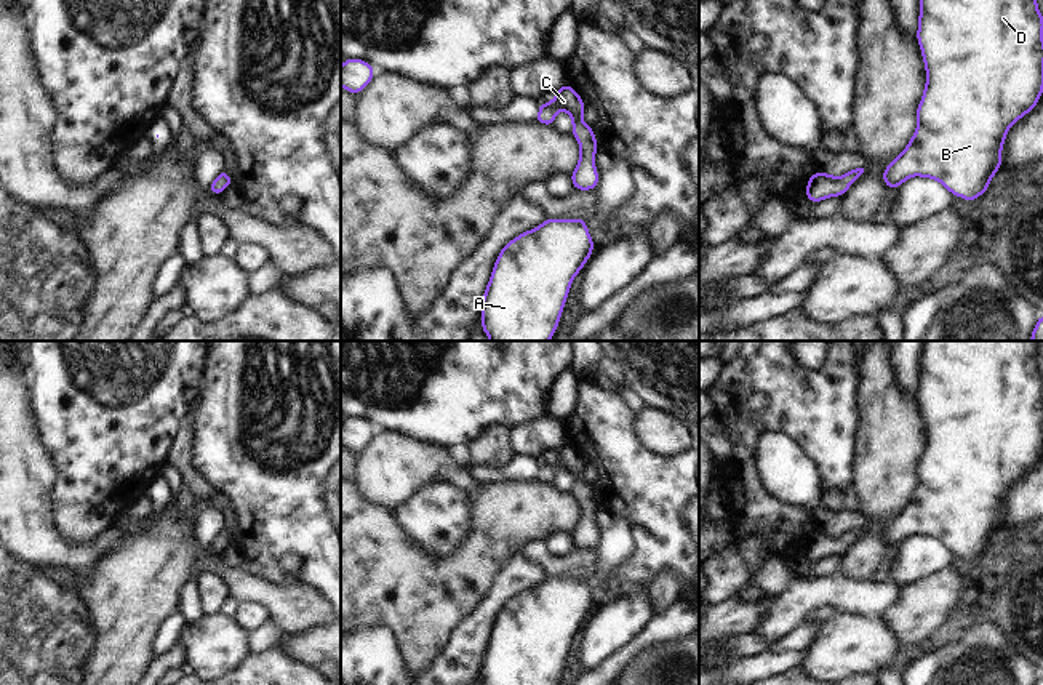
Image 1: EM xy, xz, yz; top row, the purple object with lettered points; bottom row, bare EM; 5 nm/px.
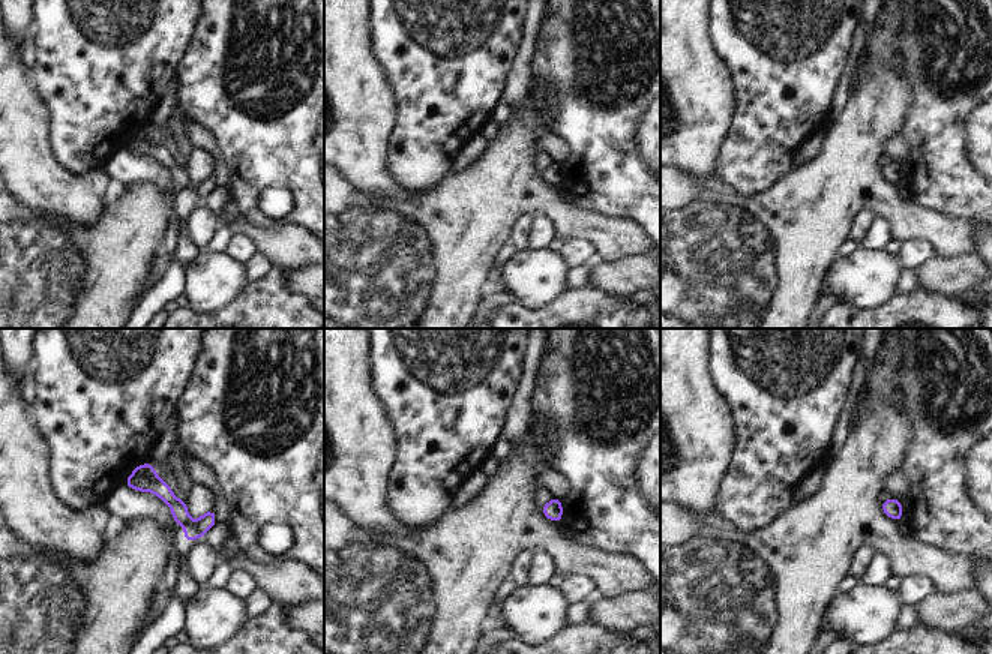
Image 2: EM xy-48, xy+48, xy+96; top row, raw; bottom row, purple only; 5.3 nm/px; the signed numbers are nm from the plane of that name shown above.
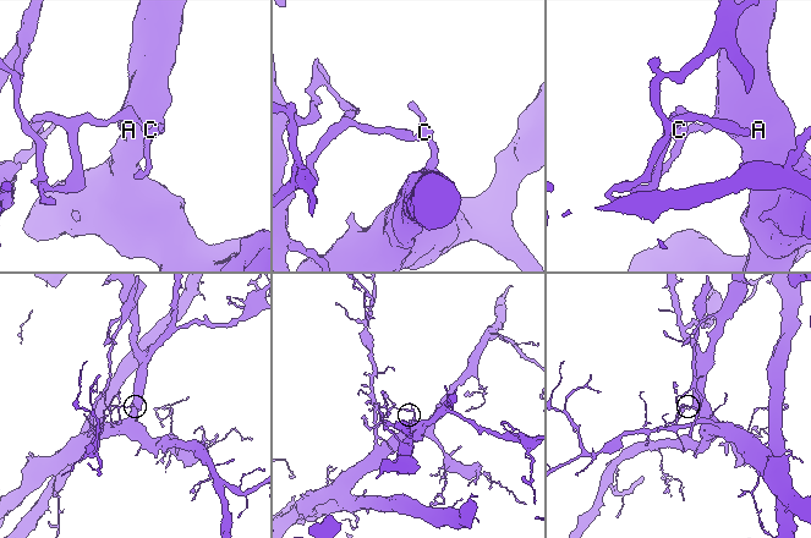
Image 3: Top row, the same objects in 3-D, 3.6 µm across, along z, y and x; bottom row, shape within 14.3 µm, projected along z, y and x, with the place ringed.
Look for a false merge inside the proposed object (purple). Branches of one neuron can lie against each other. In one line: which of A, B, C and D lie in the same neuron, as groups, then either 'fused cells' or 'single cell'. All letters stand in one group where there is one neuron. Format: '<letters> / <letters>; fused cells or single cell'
A B C D; single cell

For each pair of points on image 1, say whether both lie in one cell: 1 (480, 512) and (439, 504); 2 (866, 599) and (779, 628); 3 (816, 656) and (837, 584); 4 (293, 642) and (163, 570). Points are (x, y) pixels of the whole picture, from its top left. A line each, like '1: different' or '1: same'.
1: different
2: same
3: different
4: different

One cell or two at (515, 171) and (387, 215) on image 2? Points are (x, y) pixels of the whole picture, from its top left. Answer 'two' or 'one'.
one

